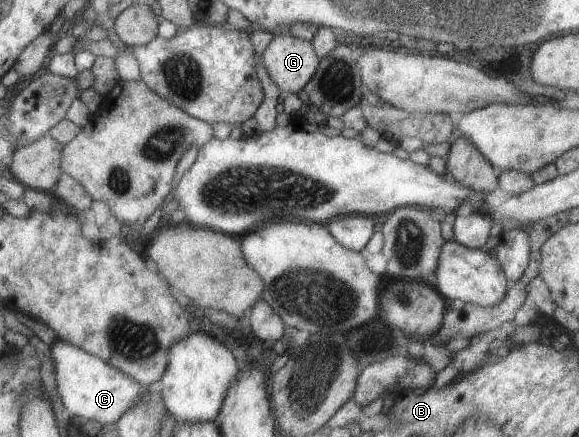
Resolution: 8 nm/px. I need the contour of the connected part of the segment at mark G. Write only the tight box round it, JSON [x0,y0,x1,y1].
[261,32,319,93]

